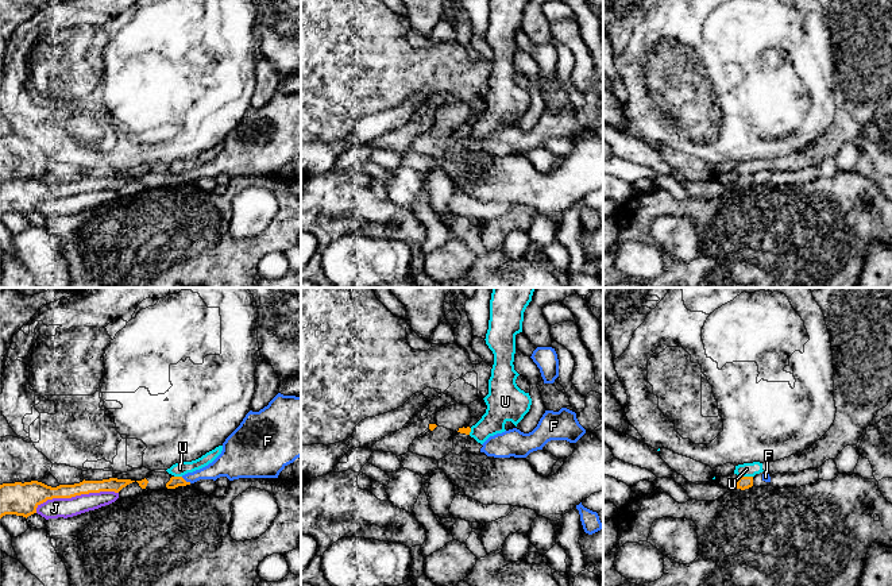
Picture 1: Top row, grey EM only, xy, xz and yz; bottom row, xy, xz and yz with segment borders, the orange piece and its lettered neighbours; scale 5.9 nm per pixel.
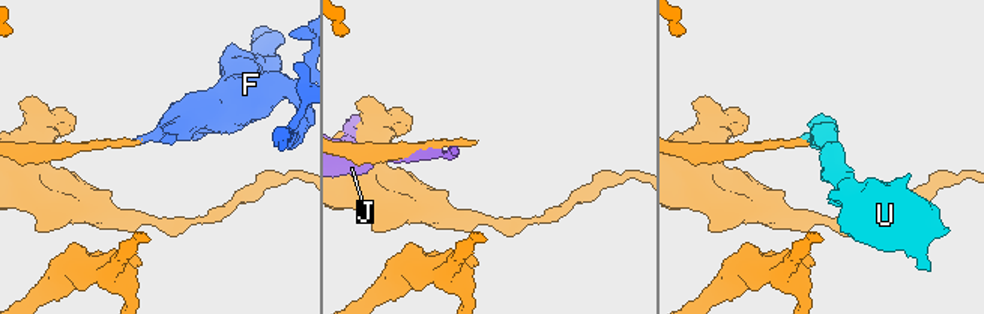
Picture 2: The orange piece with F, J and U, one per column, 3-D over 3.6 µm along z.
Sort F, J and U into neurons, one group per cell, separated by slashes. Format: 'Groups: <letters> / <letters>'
Groups: F / J / U

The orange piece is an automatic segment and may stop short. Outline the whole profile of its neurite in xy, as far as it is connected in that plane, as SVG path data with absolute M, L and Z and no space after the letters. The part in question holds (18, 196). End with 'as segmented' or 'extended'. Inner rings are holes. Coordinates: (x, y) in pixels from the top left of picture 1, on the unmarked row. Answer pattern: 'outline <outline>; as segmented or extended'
outline M109 176L103 178L82 178L74 182L47 184L38 178L0 182L0 216L5 212L28 215L36 205L53 196L72 196L81 192L115 189L132 181L131 177Z; as segmented

